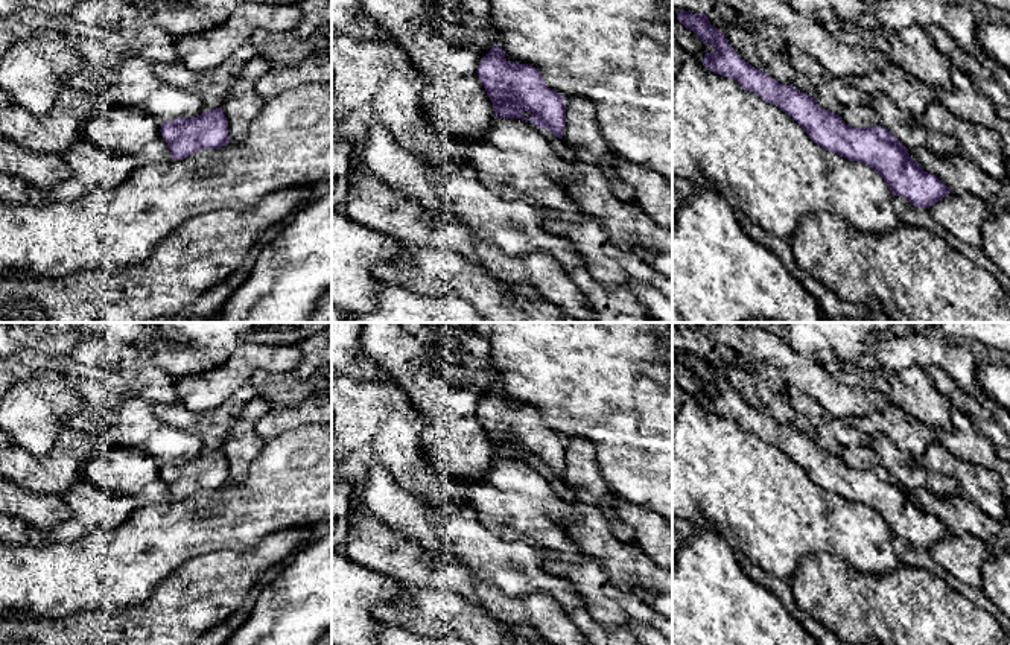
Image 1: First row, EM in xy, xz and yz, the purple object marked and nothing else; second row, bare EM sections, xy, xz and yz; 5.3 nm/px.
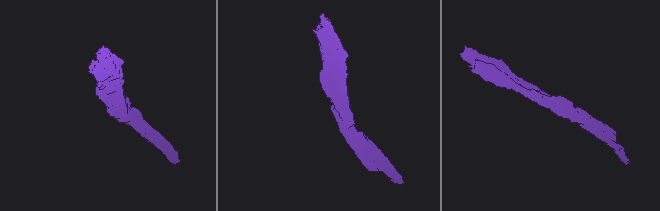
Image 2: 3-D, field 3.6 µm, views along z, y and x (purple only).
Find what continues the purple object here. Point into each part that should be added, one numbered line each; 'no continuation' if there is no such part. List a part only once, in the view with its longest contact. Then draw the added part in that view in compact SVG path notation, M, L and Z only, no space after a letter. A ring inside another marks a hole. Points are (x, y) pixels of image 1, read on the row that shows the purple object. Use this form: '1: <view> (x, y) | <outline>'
no continuation

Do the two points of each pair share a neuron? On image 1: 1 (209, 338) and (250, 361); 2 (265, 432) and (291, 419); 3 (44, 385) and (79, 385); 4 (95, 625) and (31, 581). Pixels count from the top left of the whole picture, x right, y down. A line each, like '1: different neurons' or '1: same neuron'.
1: different neurons
2: same neuron
3: different neurons
4: different neurons

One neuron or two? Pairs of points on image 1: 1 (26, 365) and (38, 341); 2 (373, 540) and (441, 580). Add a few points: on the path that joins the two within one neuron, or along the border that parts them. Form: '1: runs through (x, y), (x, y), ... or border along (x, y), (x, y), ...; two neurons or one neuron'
1: border along (15, 352), (38, 350), (69, 356); two neurons
2: runs through (390, 554), (425, 571); one neuron

